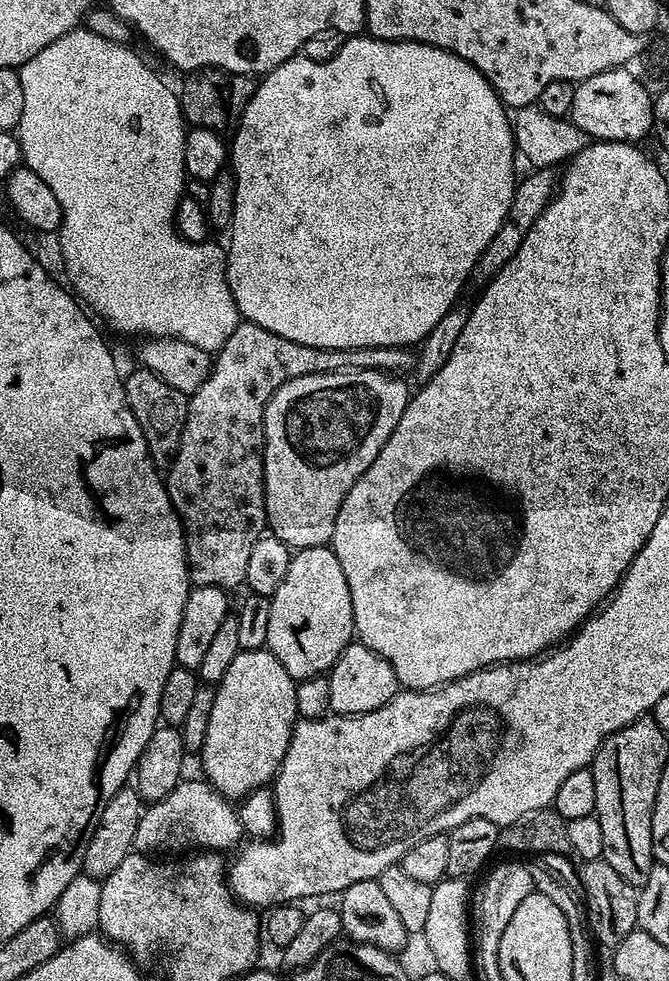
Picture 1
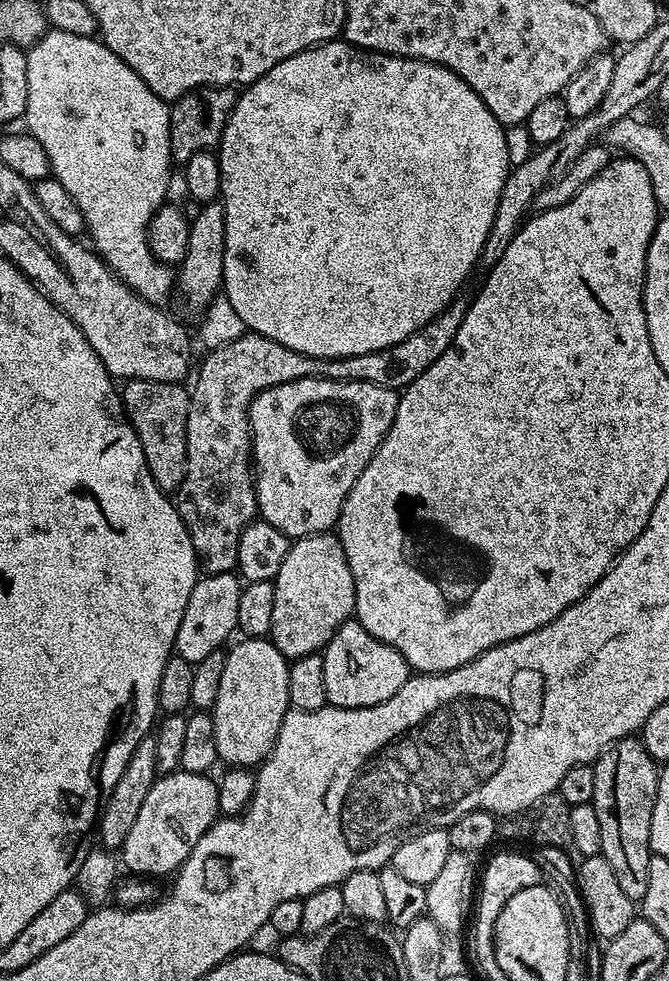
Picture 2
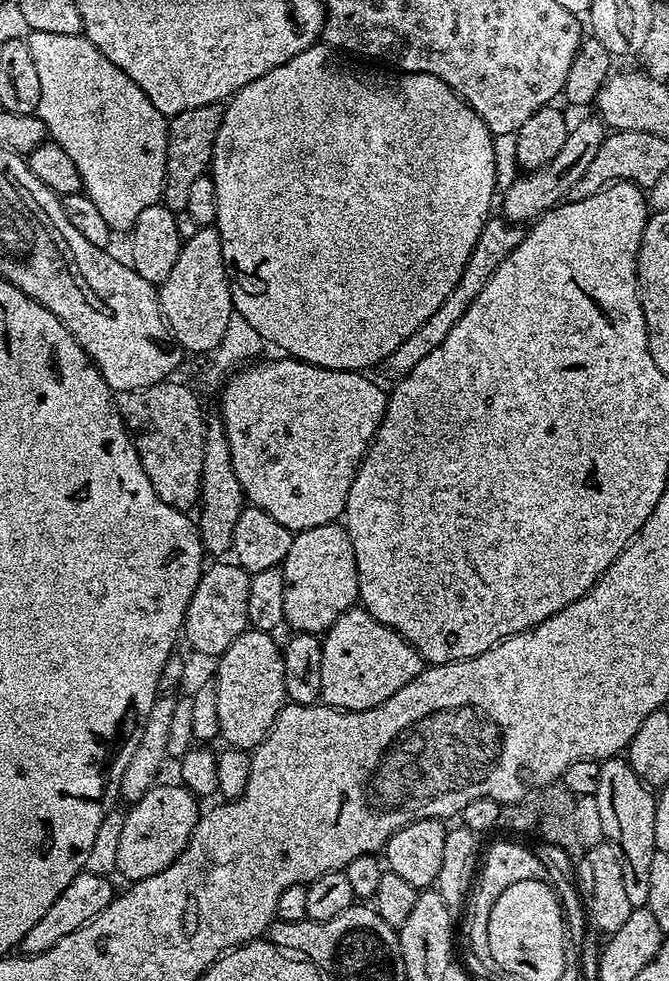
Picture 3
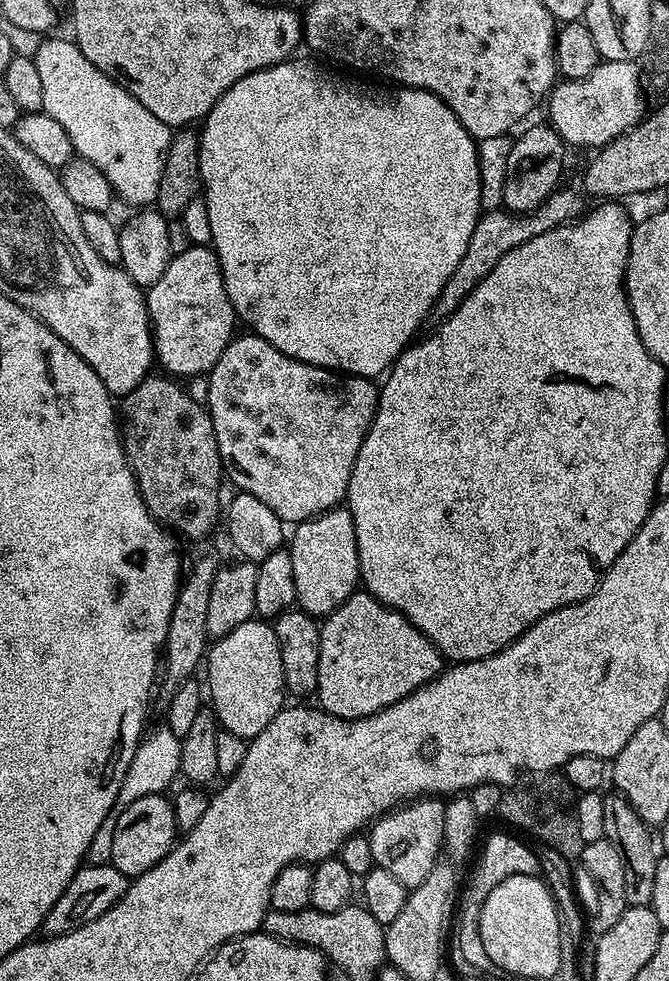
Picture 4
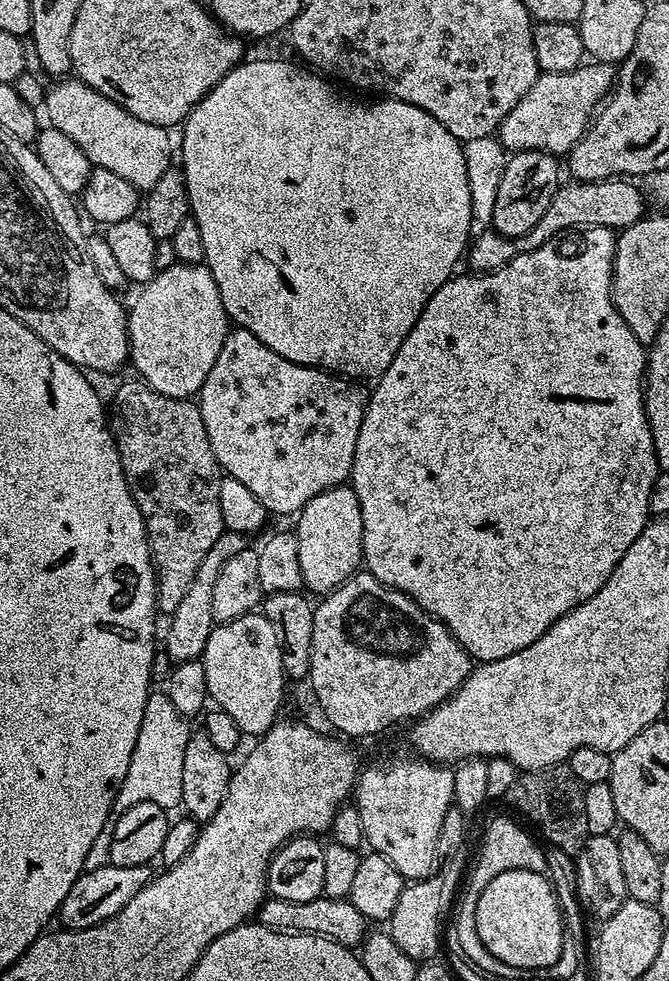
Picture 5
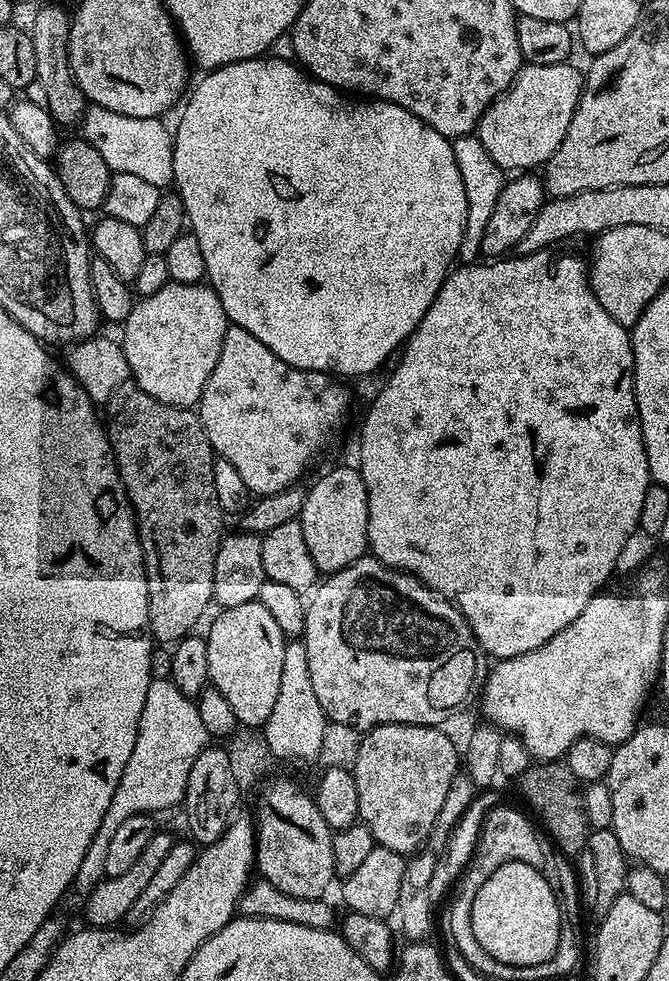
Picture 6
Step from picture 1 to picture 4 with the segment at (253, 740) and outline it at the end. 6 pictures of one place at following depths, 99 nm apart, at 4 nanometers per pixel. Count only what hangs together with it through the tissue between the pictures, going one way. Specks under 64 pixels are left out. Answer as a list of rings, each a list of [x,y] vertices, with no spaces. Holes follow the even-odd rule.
[[[263,619],[242,622],[242,626],[230,630],[230,634],[219,637],[207,649],[207,668],[206,692],[210,697],[210,708],[223,731],[238,734],[238,738],[243,740],[252,740],[262,734],[262,730],[266,730],[280,709],[285,707],[282,654],[276,629]]]

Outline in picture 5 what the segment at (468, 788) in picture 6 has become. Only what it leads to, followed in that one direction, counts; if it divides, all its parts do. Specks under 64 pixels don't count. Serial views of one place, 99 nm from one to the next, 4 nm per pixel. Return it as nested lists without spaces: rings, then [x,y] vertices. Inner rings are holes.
[[[453,806],[450,810],[446,810],[446,819],[442,821],[440,858],[436,869],[434,869],[425,880],[411,881],[411,883],[402,890],[402,898],[398,898],[398,906],[395,908],[390,921],[390,934],[394,938],[394,942],[398,942],[398,946],[402,946],[403,952],[405,952],[411,960],[428,962],[435,957],[432,955],[434,955],[439,948],[441,951],[442,940],[440,944],[440,935],[442,935],[443,932],[445,935],[446,921],[453,911],[454,901],[457,899],[458,889],[461,887],[462,877],[466,872],[466,860],[464,864],[464,839],[468,836],[468,824],[464,820],[467,820],[465,813],[461,812],[459,808]]]

